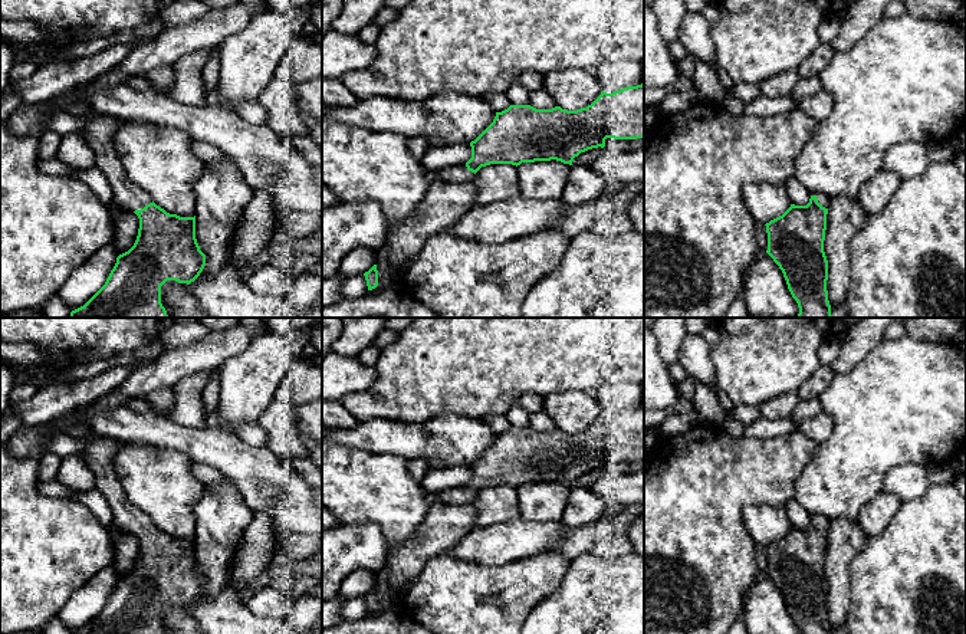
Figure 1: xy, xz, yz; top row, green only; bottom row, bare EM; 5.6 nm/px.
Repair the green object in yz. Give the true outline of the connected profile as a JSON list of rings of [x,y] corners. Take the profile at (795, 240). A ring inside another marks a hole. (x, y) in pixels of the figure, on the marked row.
[[[812,194],[806,206],[791,207],[766,223],[766,253],[779,266],[799,313],[832,318],[828,300],[828,260],[824,252],[829,198]]]

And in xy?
[[[70,92],[55,99],[63,104],[65,111],[88,119],[80,134],[95,155],[95,165],[104,173],[112,188],[114,203],[134,211],[139,219],[134,246],[116,257],[105,285],[83,306],[72,311],[69,318],[168,318],[161,303],[161,286],[167,280],[190,285],[206,266],[206,254],[200,250],[196,239],[196,216],[180,217],[167,213],[129,180],[112,144],[112,137],[121,127],[121,119],[99,114],[86,102],[75,101]]]

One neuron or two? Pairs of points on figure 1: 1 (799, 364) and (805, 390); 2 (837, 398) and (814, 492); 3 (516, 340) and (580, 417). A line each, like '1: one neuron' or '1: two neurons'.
1: two neurons
2: one neuron
3: two neurons

